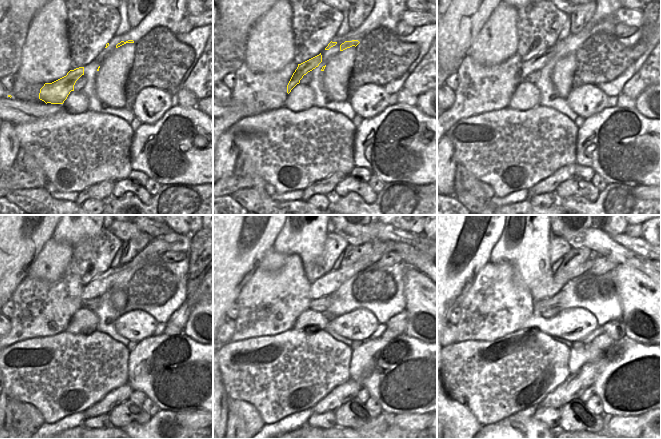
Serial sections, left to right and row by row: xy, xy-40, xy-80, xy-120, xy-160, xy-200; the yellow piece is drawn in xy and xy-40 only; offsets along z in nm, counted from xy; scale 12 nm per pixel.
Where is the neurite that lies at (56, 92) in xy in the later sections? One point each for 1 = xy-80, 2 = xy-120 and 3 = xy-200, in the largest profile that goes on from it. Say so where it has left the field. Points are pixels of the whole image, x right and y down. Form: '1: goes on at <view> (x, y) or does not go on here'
1: goes on at xy-80 (547, 60)
2: goes on at xy-120 (118, 277)
3: goes on at xy-200 (564, 283)

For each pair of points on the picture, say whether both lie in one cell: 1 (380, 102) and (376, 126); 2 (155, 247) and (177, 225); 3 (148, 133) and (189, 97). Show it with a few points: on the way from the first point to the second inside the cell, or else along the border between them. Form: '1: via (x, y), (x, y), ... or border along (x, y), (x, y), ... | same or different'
1: border along (388, 105), (378, 114), (363, 119) | different
2: border along (174, 231), (189, 234) | different
3: border along (177, 103), (182, 106), (194, 107) | different

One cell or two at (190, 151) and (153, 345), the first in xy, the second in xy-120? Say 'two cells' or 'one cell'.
one cell

